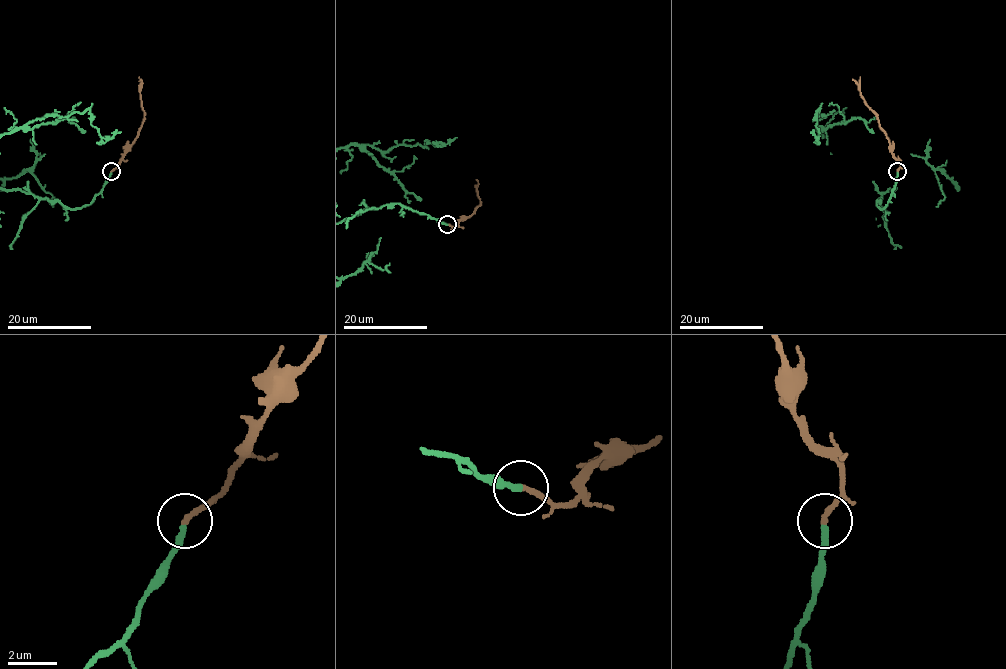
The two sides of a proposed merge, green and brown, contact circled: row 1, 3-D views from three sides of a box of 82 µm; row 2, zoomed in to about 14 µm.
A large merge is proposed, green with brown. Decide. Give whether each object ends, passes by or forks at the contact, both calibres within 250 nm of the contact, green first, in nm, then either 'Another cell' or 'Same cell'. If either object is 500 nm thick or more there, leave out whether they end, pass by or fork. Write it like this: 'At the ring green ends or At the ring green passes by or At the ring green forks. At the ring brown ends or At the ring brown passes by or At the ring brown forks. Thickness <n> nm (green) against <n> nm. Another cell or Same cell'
At the ring green ends. At the ring brown ends. Thickness 260 nm (green) against 240 nm. Same cell

